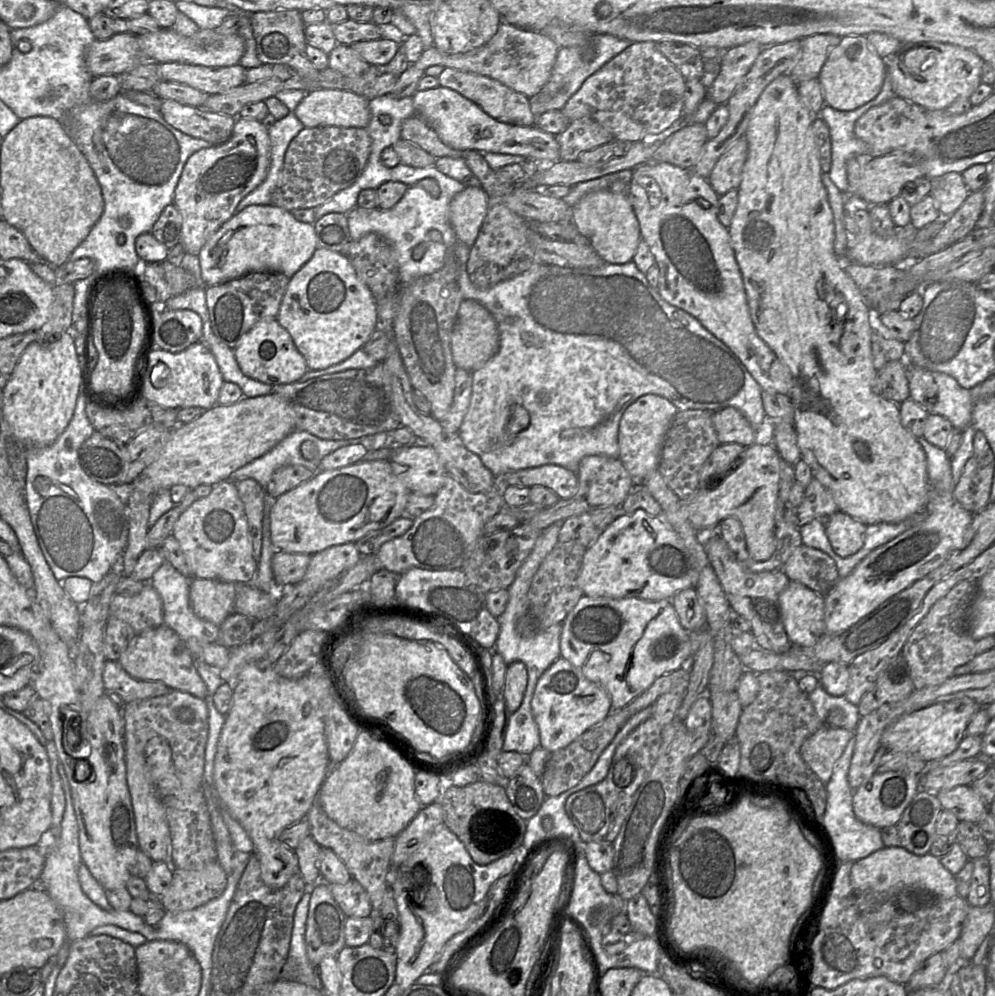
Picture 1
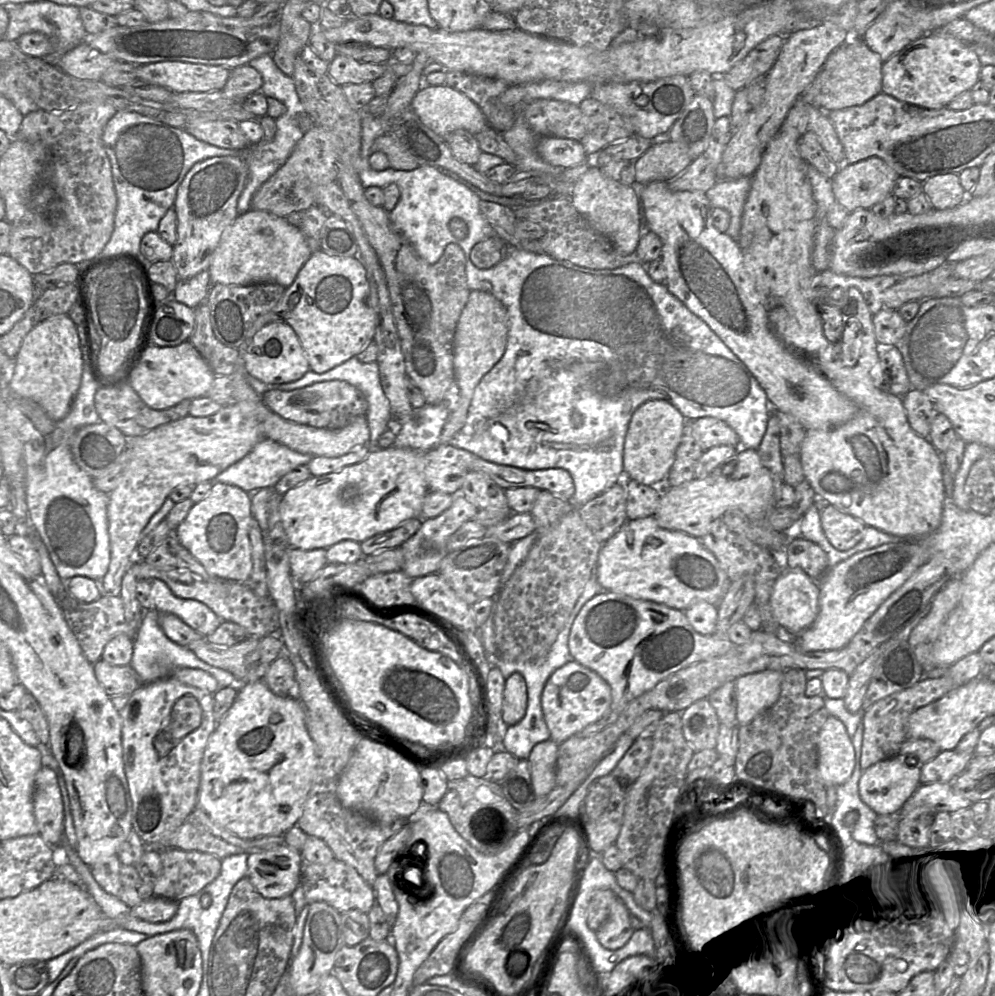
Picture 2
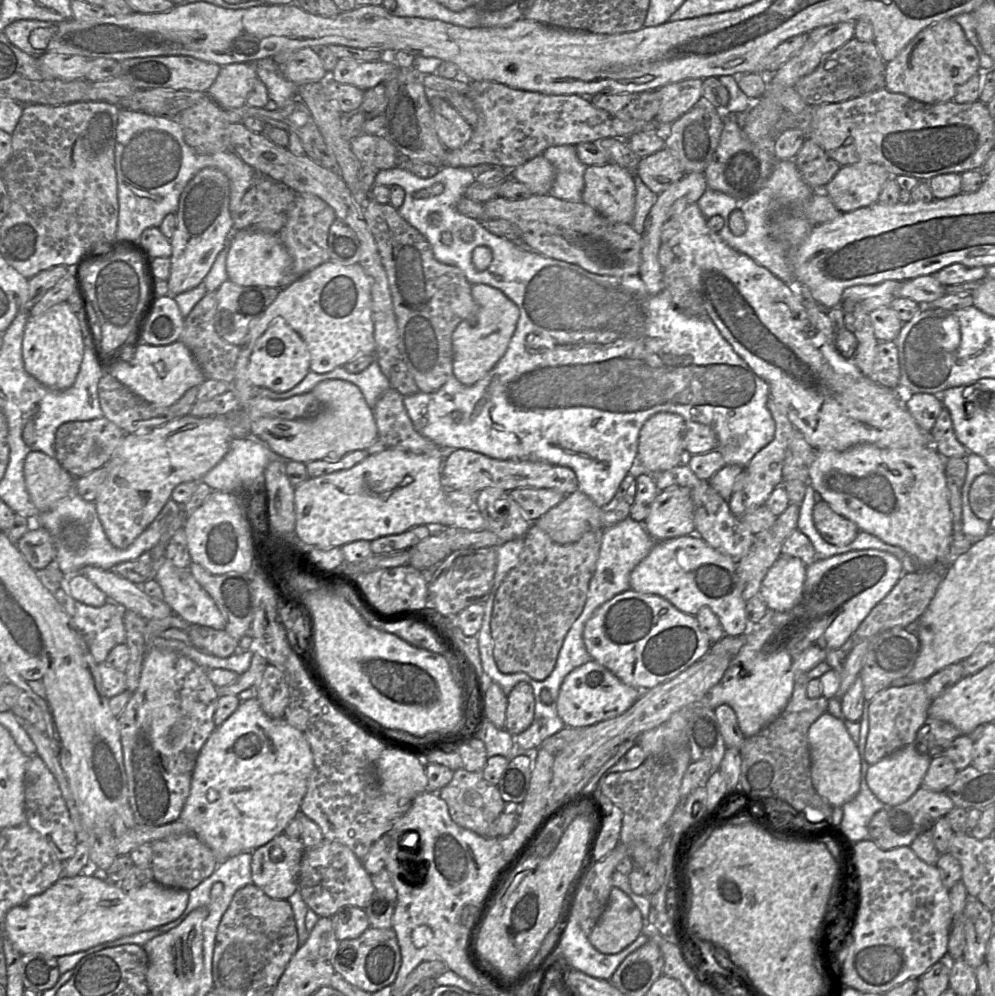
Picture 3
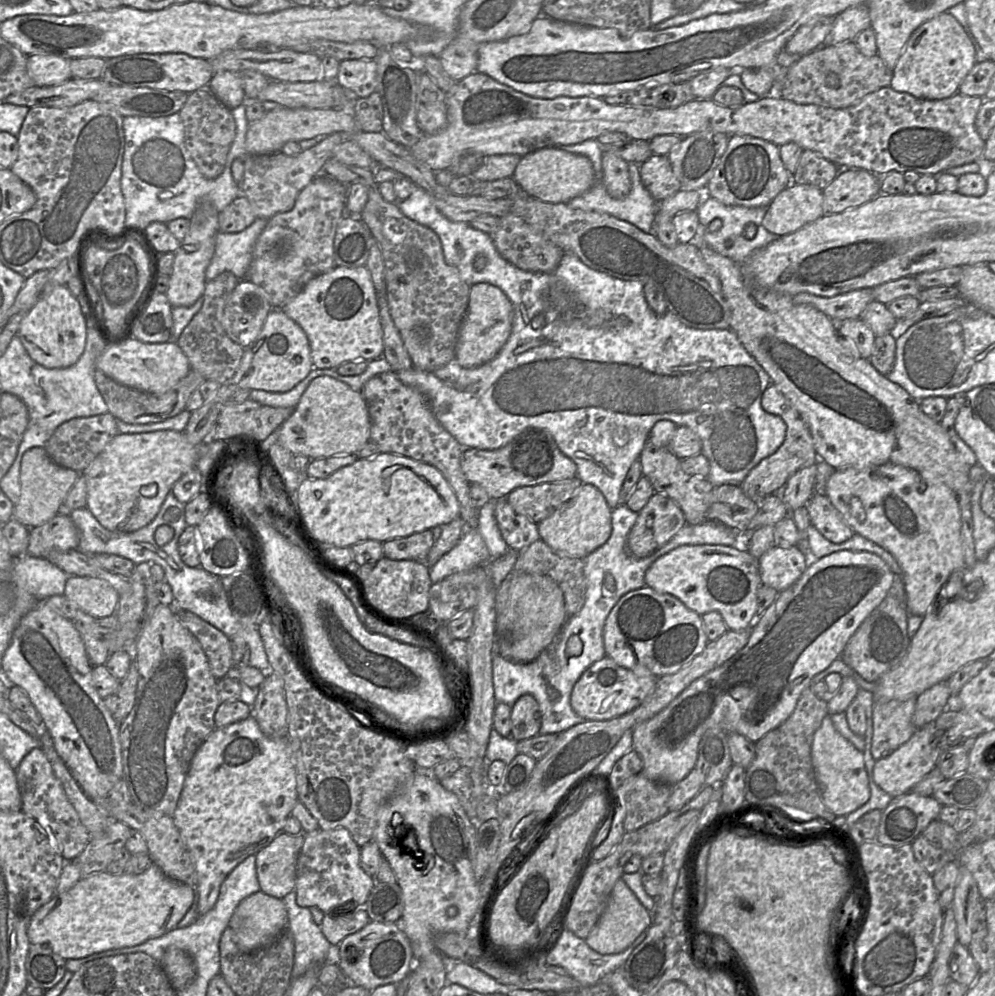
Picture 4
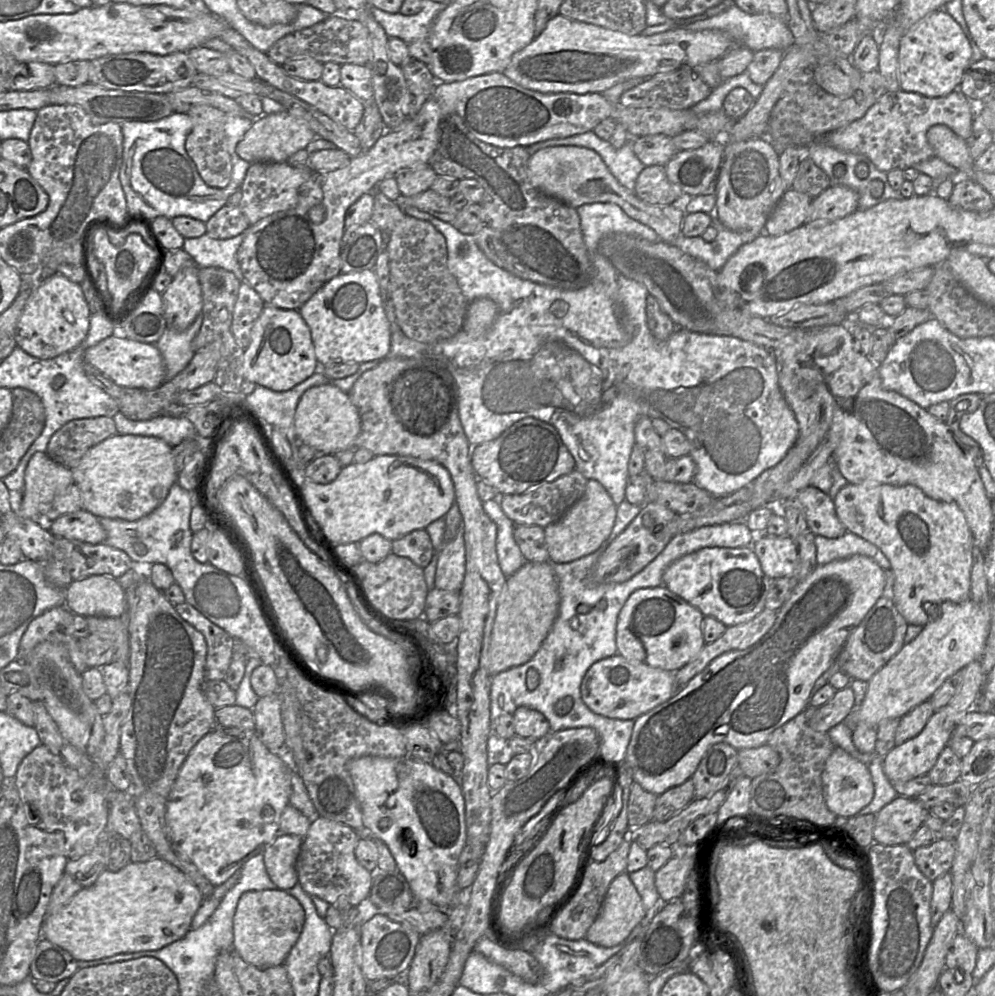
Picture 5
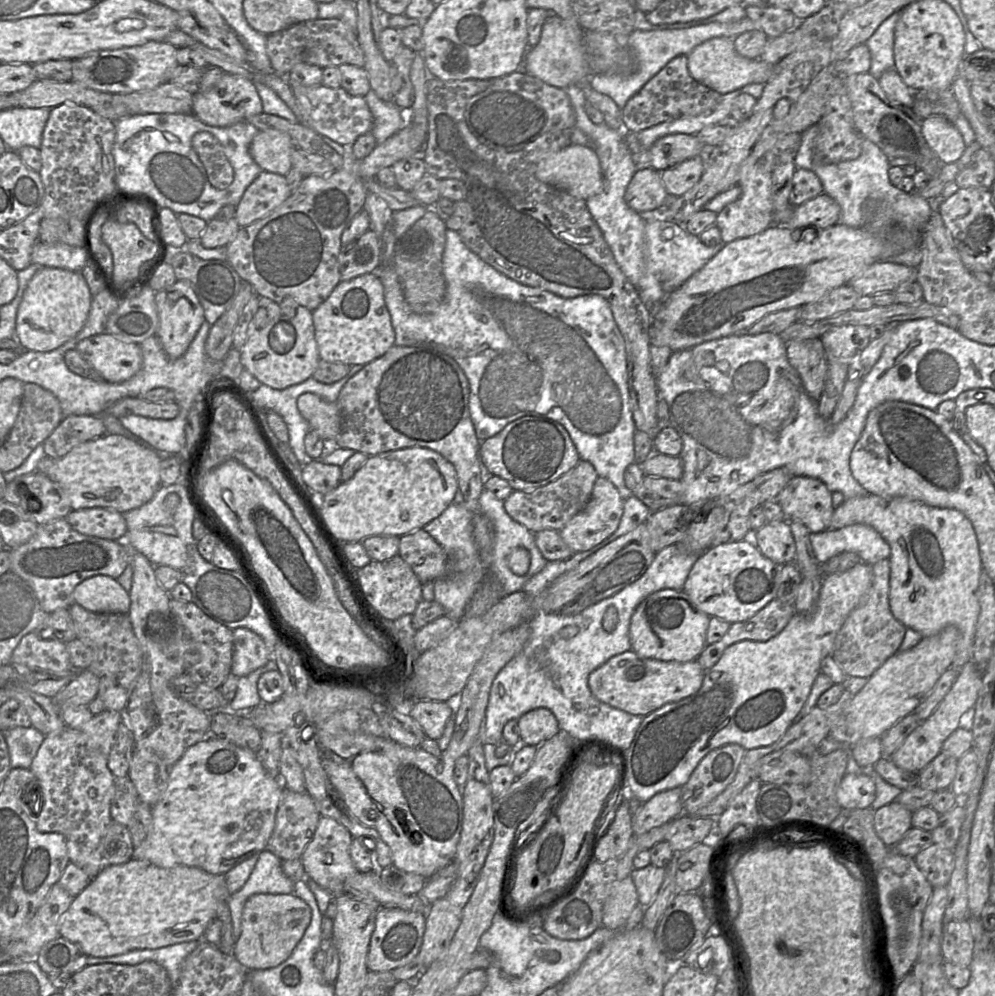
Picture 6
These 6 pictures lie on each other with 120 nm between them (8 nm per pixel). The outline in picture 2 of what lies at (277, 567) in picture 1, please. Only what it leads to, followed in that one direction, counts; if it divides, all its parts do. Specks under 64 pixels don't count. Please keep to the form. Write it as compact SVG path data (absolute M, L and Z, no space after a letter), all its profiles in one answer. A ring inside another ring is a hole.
M292 547L290 549L290 574L298 587L304 586L312 581L326 564L326 549L309 551Z

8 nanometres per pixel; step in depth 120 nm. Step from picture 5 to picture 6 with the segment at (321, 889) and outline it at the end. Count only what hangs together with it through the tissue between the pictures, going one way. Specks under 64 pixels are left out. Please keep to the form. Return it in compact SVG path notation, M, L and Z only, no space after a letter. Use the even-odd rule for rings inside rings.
M321 816L316 831L301 856L301 863L306 873L305 876L327 890L331 894L332 899L345 894L345 880L359 872L355 868L350 856L352 839L352 835L345 826L332 818Z

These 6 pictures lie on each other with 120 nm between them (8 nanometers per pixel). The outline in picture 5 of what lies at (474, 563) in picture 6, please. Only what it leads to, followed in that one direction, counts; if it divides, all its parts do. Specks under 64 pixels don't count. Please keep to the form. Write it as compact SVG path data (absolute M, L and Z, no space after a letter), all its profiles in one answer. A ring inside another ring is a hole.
M444 517L429 524L425 530L434 550L438 552L435 588L460 592L466 572L464 527L461 526L456 537L449 543L444 541Z

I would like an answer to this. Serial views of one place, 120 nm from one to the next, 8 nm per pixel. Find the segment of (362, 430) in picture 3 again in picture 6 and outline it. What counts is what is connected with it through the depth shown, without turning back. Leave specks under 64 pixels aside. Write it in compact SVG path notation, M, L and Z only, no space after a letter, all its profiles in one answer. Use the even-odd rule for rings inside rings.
M303 393L297 399L297 407L310 430L316 431L323 440L336 439L341 428L336 402L326 402L316 394Z

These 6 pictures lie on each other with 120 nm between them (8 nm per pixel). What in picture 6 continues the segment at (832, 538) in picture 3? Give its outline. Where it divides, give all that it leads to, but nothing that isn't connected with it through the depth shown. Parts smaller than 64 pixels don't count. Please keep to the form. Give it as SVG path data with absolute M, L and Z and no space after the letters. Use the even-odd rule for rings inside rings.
M794 476L777 496L785 520L805 525L811 533L830 528L834 513L832 492L819 479Z

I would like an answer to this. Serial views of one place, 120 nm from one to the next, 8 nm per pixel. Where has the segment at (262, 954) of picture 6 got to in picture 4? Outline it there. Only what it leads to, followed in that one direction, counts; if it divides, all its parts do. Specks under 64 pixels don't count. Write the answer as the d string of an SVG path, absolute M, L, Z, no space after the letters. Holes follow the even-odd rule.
M259 891L239 904L229 926L243 951L258 951L269 947L287 929L287 909L283 900Z

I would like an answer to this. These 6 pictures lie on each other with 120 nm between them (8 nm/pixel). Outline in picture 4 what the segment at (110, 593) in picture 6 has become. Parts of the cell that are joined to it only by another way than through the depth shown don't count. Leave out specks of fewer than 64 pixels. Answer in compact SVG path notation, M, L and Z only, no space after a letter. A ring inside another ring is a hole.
M77 575L68 577L64 595L96 618L115 614L120 599L119 593L107 581Z

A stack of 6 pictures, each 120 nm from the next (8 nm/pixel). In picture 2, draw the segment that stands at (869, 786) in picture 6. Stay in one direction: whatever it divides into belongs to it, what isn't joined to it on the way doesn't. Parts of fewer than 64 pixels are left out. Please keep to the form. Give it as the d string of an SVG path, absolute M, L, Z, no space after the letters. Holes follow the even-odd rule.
M830 715L821 727L817 736L817 751L818 772L825 784L825 789L830 785L841 785L851 777L855 768L855 750L845 725L838 718Z

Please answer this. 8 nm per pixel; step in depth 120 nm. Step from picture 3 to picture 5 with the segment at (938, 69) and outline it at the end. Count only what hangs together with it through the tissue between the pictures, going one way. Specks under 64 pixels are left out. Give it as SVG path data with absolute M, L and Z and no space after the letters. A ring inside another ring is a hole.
M943 9L935 10L902 36L898 52L900 90L926 97L941 97L958 89L962 75L971 61L972 50L958 23Z

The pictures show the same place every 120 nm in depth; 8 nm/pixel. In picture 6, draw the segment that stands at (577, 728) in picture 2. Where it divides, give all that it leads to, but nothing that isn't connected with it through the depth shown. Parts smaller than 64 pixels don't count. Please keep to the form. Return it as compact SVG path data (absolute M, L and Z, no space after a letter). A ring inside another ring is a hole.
M629 650L615 655L593 670L588 687L600 702L633 715L646 716L669 702L695 694L701 687L705 670L696 660L661 661L644 658Z

